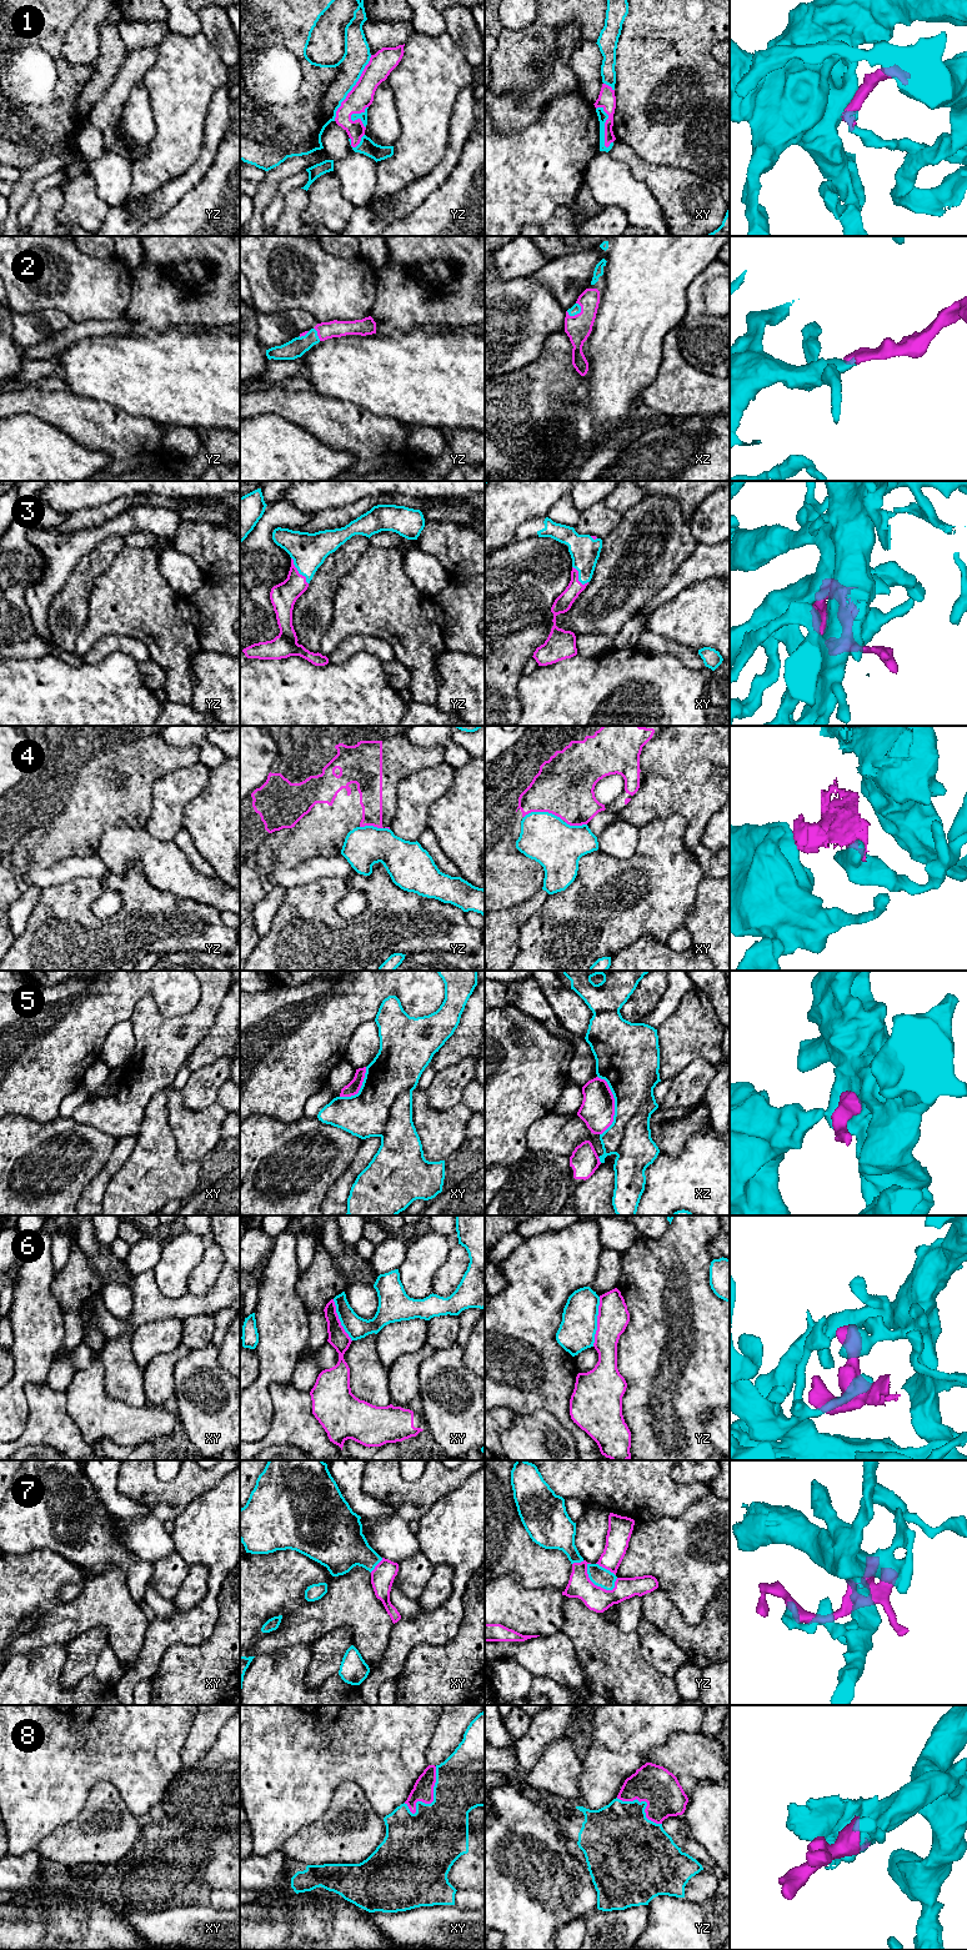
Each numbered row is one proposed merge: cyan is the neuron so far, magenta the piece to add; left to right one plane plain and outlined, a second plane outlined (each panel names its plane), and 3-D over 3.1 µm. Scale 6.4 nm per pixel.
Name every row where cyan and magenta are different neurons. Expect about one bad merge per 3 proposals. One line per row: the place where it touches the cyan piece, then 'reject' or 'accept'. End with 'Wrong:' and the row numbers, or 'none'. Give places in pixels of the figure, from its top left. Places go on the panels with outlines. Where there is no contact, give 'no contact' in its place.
1: contact yz (352, 86); accept
2: contact xz (575, 314); accept
3: contact yz (297, 570); accept
4: contact xy (542, 812); reject
5: contact xz (615, 1104); reject
6: contact yz (596, 1322); reject
7: contact yz (595, 1584); accept
8: contact xy (434, 1798); accept
Wrong: 4, 5, 6

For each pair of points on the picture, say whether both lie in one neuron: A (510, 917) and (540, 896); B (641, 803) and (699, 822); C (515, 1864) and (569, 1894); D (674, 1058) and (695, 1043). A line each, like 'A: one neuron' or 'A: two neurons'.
A: one neuron
B: one neuron
C: one neuron
D: one neuron

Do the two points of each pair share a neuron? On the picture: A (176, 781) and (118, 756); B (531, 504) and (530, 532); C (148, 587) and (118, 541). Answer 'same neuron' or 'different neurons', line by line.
A: different neurons
B: different neurons
C: different neurons

